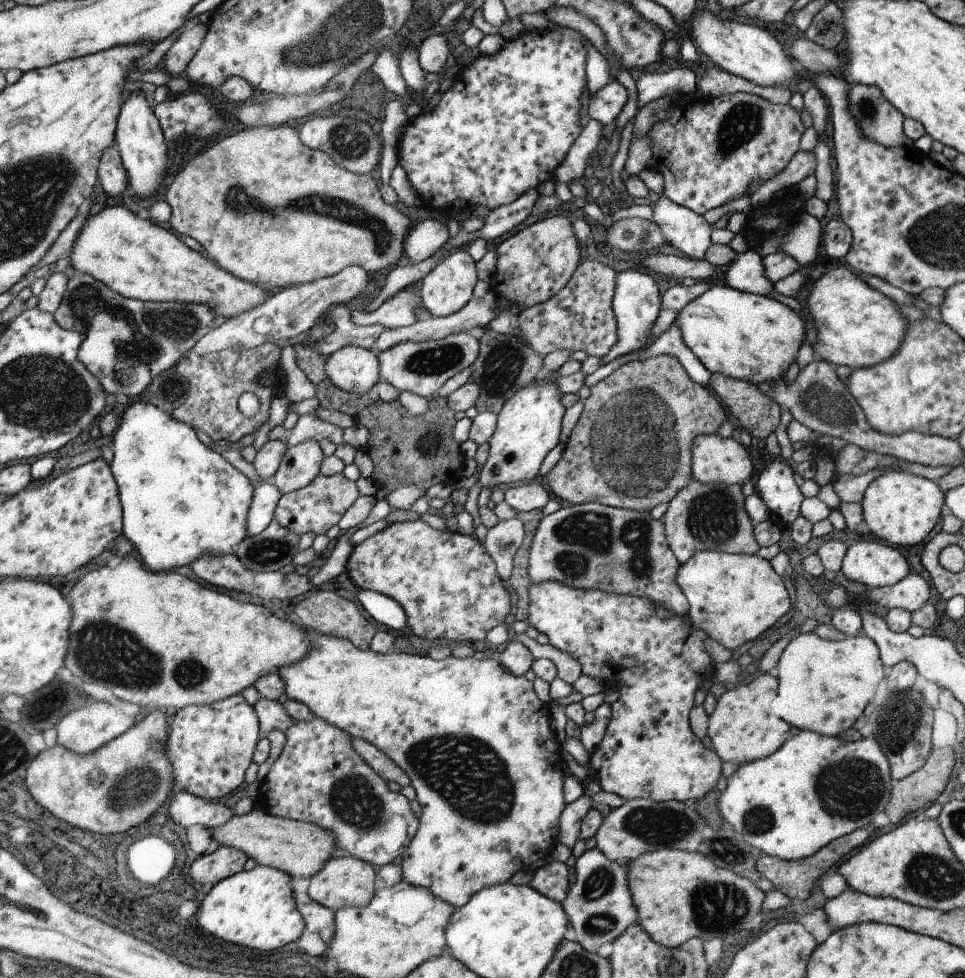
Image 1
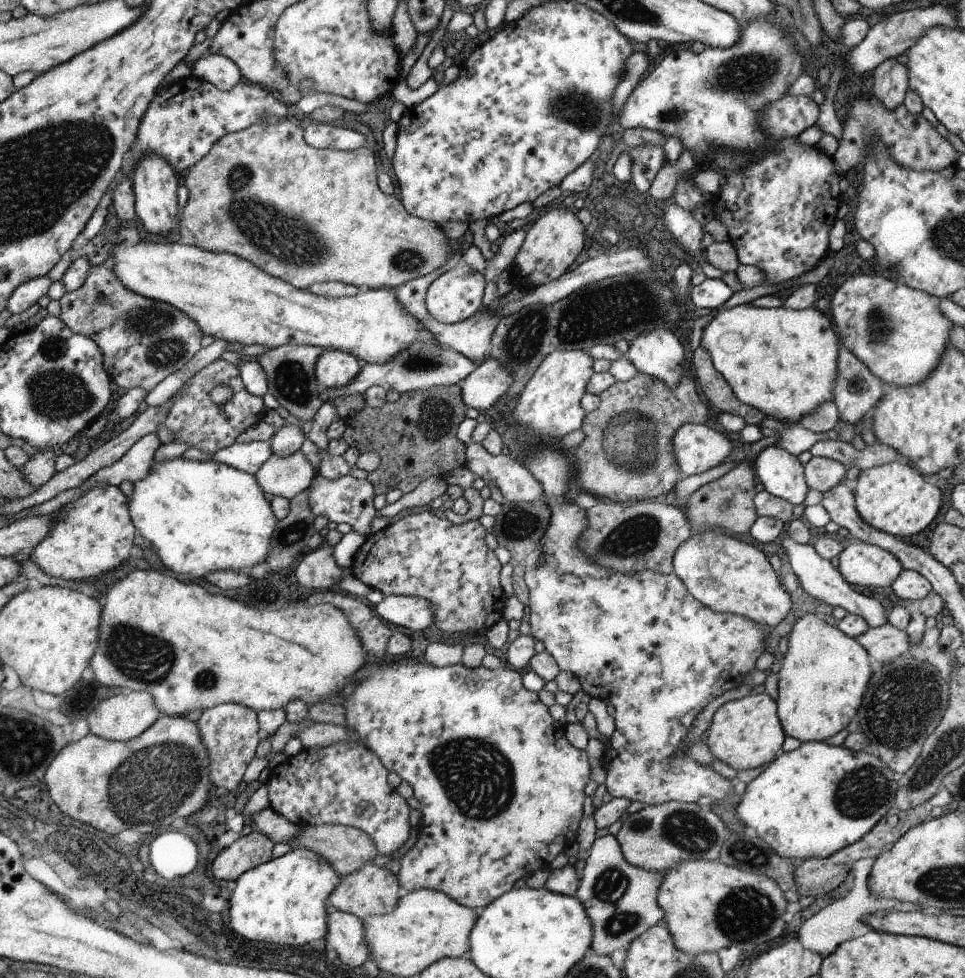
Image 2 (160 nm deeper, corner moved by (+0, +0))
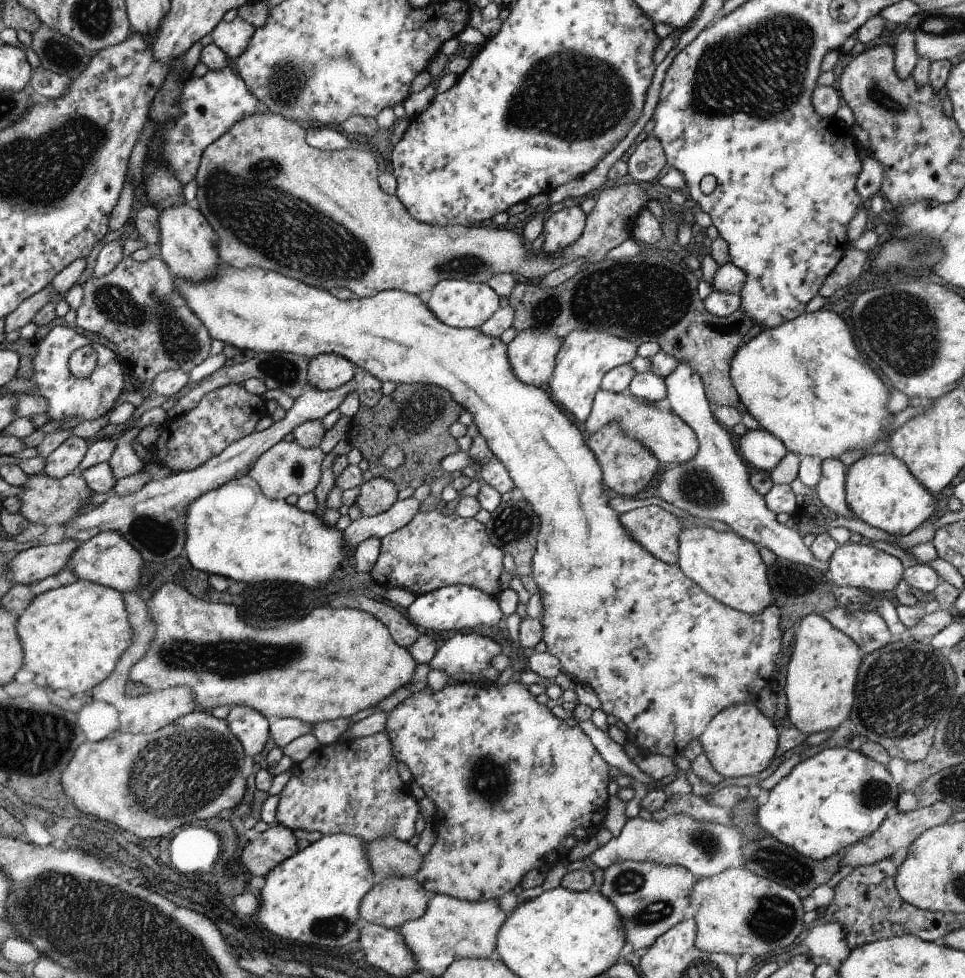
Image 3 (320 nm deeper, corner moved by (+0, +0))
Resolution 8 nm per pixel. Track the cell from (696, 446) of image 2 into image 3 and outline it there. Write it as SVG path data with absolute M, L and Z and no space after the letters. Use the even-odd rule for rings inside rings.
M600 388L593 401L592 412L588 420L584 421L584 428L588 434L594 434L613 420L622 433L641 442L658 459L659 464L680 465L691 459L699 449L699 442L694 431L667 405L657 404L655 401L641 399L626 393L611 393Z

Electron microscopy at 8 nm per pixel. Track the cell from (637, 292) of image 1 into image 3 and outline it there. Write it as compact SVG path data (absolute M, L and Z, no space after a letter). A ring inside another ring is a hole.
M678 363L676 371L663 378L667 388L665 404L694 431L699 449L681 465L679 461L678 465L669 464L661 469L658 483L654 484L654 497L684 510L690 516L725 522L735 533L757 546L762 545L776 556L796 564L814 567L815 572L820 571L828 577L828 563L813 556L797 531L780 523L777 514L765 503L764 497L750 484L751 474L748 473L747 463L736 451L728 431L713 415L702 379L686 363Z

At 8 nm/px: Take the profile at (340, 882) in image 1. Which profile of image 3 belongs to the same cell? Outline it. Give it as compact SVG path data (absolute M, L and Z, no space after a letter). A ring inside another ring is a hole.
M388 877L376 882L370 894L363 899L359 913L363 921L389 929L398 929L403 923L424 917L431 898L432 894L414 877Z

